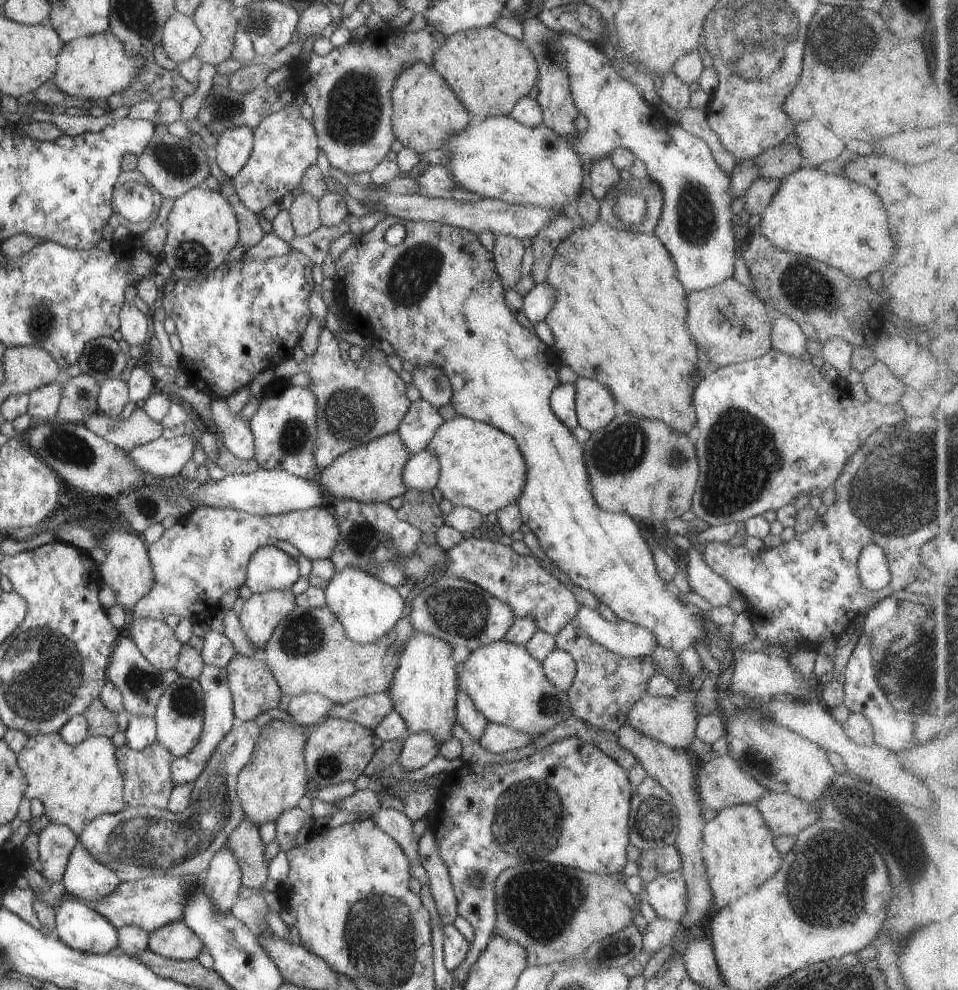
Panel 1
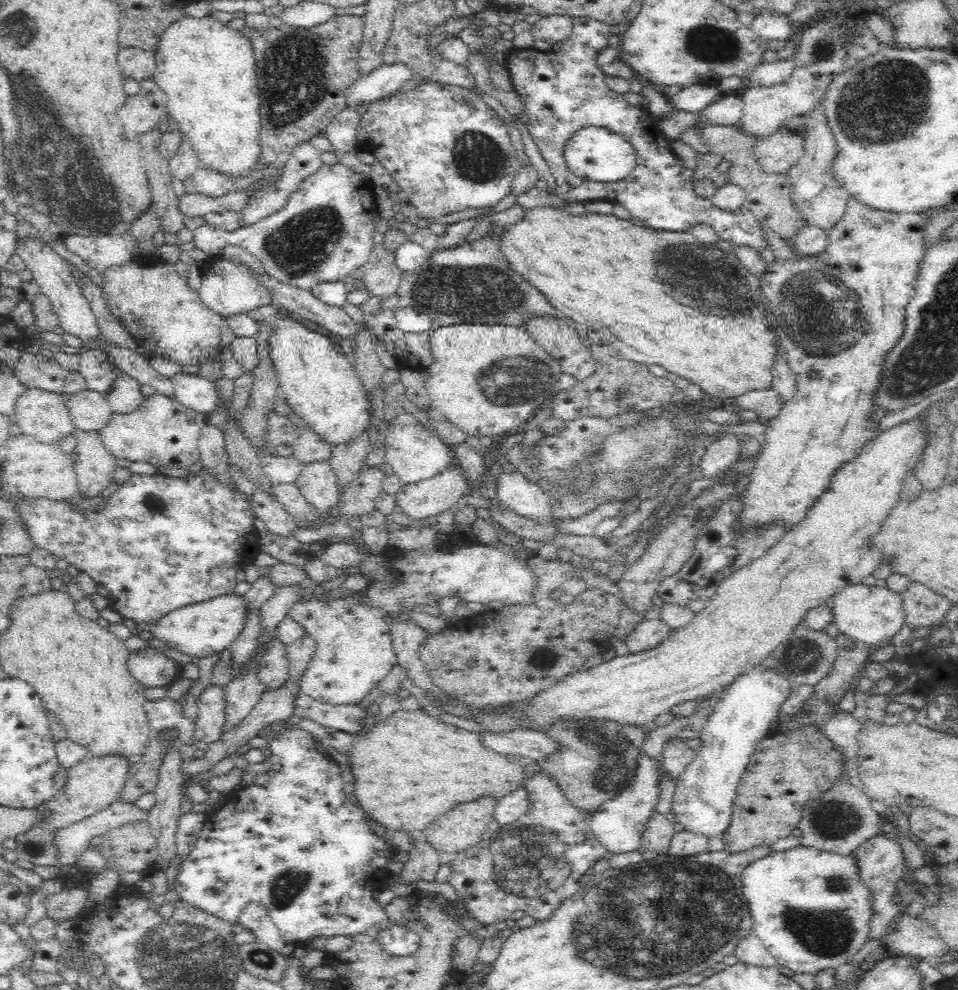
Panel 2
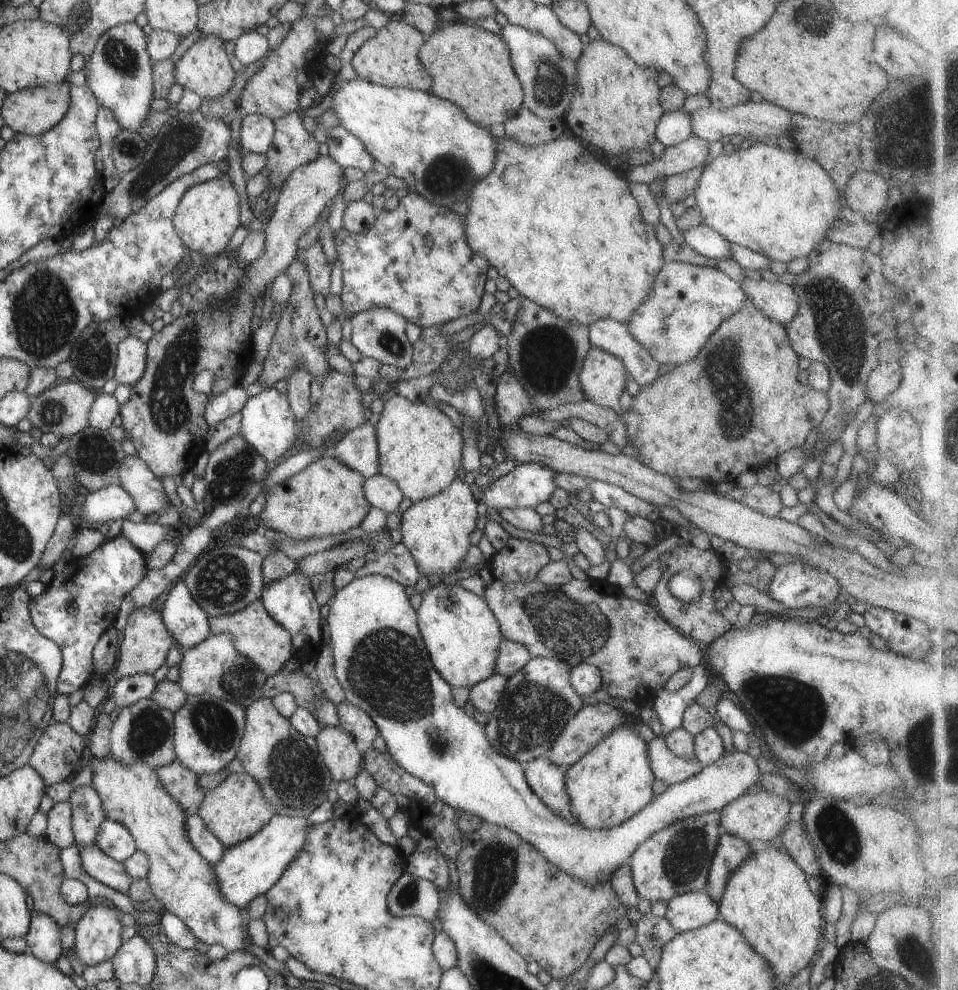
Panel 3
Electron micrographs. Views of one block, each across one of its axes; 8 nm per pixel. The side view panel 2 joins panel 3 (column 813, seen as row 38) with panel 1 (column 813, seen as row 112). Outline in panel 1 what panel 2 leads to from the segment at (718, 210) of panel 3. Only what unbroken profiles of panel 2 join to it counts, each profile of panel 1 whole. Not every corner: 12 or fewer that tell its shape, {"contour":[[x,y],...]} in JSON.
{"contour":[[803,166],[758,225],[855,280],[893,256],[881,199]]}

